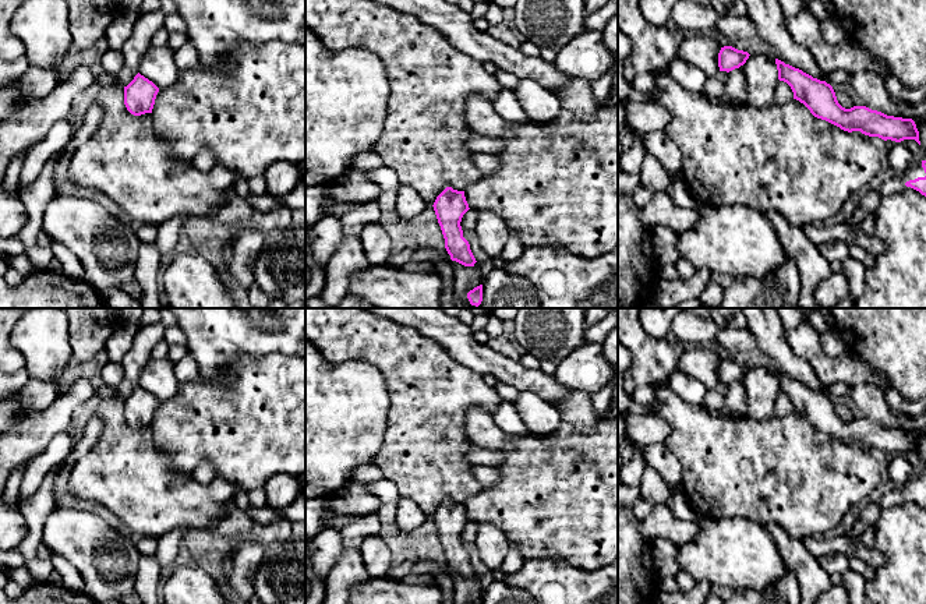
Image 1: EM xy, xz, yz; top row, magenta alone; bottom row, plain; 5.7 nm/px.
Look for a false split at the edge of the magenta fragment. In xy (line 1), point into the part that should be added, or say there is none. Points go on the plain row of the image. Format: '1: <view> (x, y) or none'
1: none

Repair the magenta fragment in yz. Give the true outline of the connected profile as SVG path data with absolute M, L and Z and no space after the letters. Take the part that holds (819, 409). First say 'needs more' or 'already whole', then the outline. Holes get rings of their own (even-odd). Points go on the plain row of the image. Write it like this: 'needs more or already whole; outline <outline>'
already whole; outline M775 371L778 392L787 395L794 412L803 416L810 425L826 432L844 444L860 444L869 449L879 449L884 453L901 455L915 452L919 458L919 444L912 431L887 428L866 418L842 420L830 396Z

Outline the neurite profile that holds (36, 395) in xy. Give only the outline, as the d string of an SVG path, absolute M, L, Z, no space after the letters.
M31 379L18 391L17 402L26 414L43 412L54 402L57 391L59 382L56 381Z

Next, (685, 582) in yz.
M679 571L675 575L676 583L678 583L678 593L686 593L689 590L692 590L696 584L696 580L685 571Z

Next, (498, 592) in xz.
M498 582L488 584L483 594L483 604L537 604L534 597L516 586Z

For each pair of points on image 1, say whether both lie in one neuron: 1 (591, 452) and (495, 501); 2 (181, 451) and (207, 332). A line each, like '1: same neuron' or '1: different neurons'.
1: same neuron
2: different neurons

